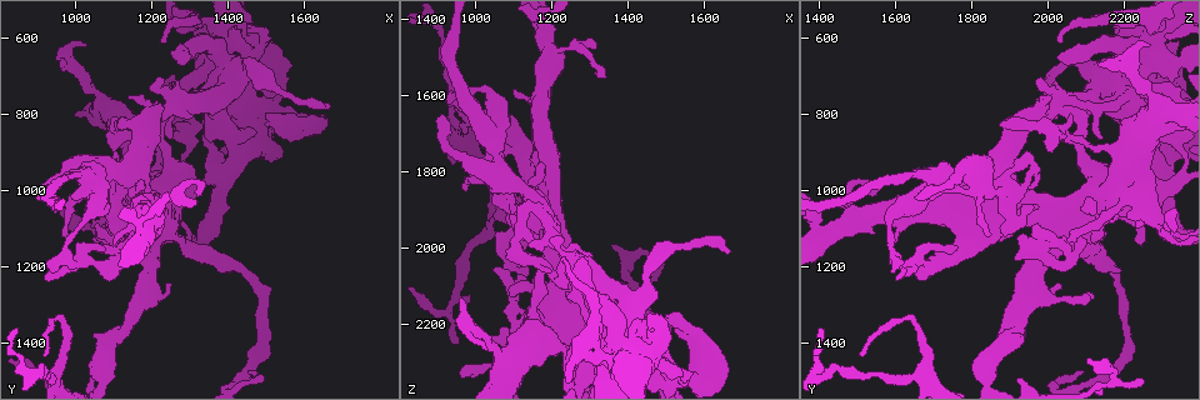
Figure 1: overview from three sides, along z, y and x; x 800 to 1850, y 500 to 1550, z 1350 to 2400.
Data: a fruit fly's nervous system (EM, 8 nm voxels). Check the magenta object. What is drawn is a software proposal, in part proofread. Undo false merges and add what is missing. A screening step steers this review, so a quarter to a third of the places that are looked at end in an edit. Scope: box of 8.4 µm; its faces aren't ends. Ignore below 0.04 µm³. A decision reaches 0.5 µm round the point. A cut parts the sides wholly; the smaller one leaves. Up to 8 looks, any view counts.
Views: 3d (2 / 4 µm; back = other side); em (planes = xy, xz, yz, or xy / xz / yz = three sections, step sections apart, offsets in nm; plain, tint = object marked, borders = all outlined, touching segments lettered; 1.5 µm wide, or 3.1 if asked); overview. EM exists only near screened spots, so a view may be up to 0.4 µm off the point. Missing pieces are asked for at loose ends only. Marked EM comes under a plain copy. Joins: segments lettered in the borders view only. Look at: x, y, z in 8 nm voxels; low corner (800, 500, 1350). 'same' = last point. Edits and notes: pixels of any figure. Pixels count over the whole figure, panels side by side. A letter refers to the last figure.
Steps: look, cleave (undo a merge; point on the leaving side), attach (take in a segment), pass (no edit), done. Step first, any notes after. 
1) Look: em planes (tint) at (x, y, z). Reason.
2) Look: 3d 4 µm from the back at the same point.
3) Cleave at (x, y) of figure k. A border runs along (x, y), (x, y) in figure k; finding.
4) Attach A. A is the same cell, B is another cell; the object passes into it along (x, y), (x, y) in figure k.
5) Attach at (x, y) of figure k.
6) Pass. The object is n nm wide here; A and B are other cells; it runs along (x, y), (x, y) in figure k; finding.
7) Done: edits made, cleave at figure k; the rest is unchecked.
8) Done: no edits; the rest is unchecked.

Look: em yz step 4 (borders) at (1040, 1095, 2230). Branch stops here.

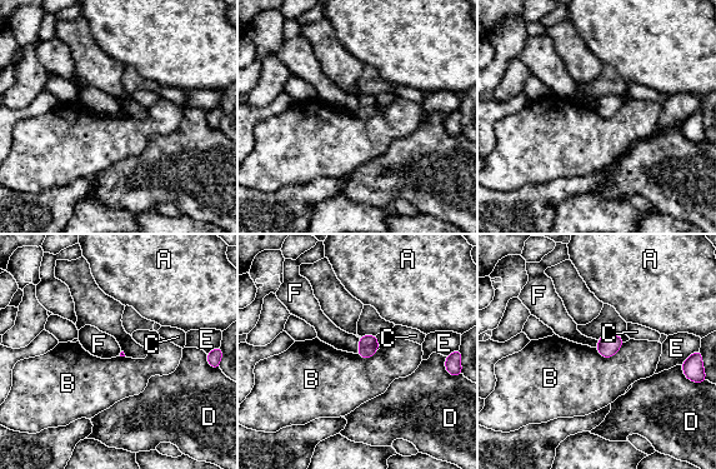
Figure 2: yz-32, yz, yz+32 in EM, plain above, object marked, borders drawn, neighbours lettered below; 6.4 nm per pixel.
Look: em planes (borders) at the same point. Another direction.

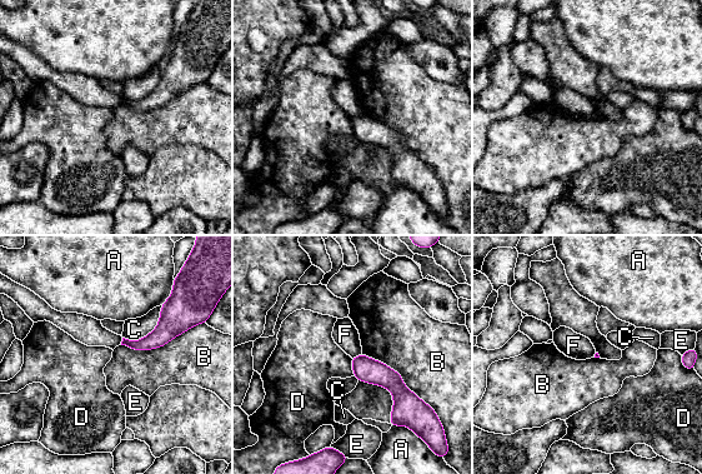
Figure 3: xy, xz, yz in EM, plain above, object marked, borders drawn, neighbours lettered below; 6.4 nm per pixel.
Pass. A, B, C, D, E and F are other cells; a border runs along (361, 353), (351, 358) in figure 3; no lettered segment goes on from it.

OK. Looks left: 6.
Look: 3d 4 µm at (1135, 760, 1990). An open end.

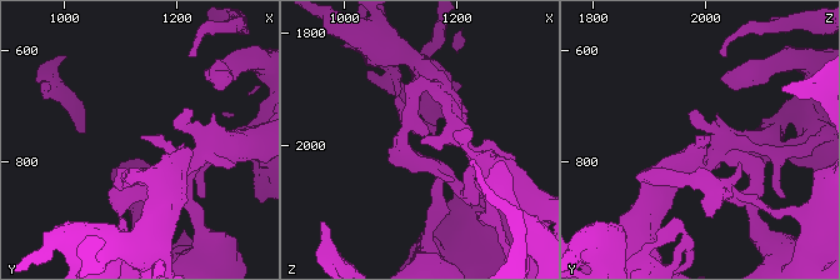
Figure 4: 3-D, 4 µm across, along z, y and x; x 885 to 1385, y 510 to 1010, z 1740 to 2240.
Look: em planes (borders) at (1145, 750, 1985). Now the EM.

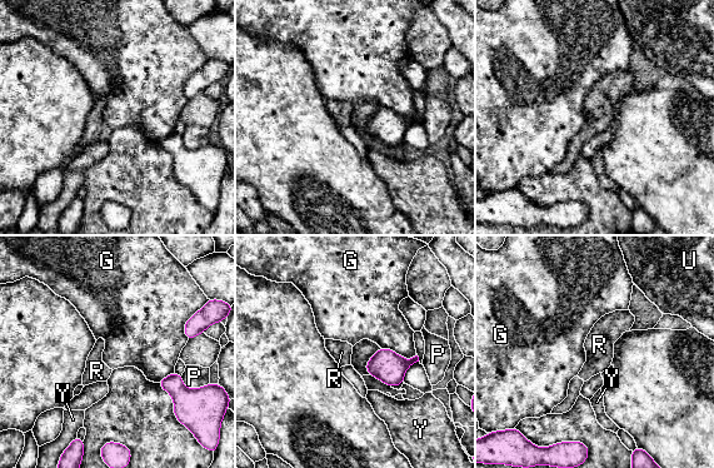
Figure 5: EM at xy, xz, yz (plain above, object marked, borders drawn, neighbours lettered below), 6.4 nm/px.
Pass. The object is 160 nm wide here; G, P, R, U and Y are other cells; a border runs along (380, 347), (407, 359), (415, 353) in figure 5; none of them fits.

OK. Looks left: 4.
Look: em planes (borders) at (1665, 790, 2020). End of a long branch.

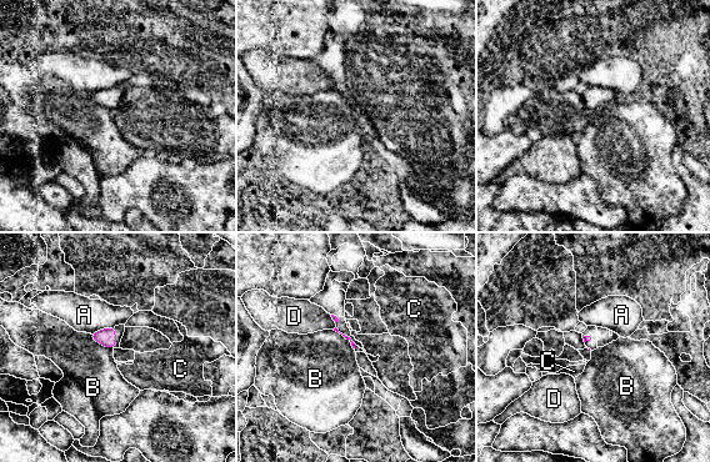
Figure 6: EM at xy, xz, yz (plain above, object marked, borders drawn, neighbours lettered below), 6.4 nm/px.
Pass. The longest contact is with B, 190 nm; A, B, C and D are other cells; a border runs along (89, 334), (94, 340), (113, 350) in figure 6; no lettered segment goes on from it.

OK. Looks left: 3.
Done: no edits; the rest is unchecked.

